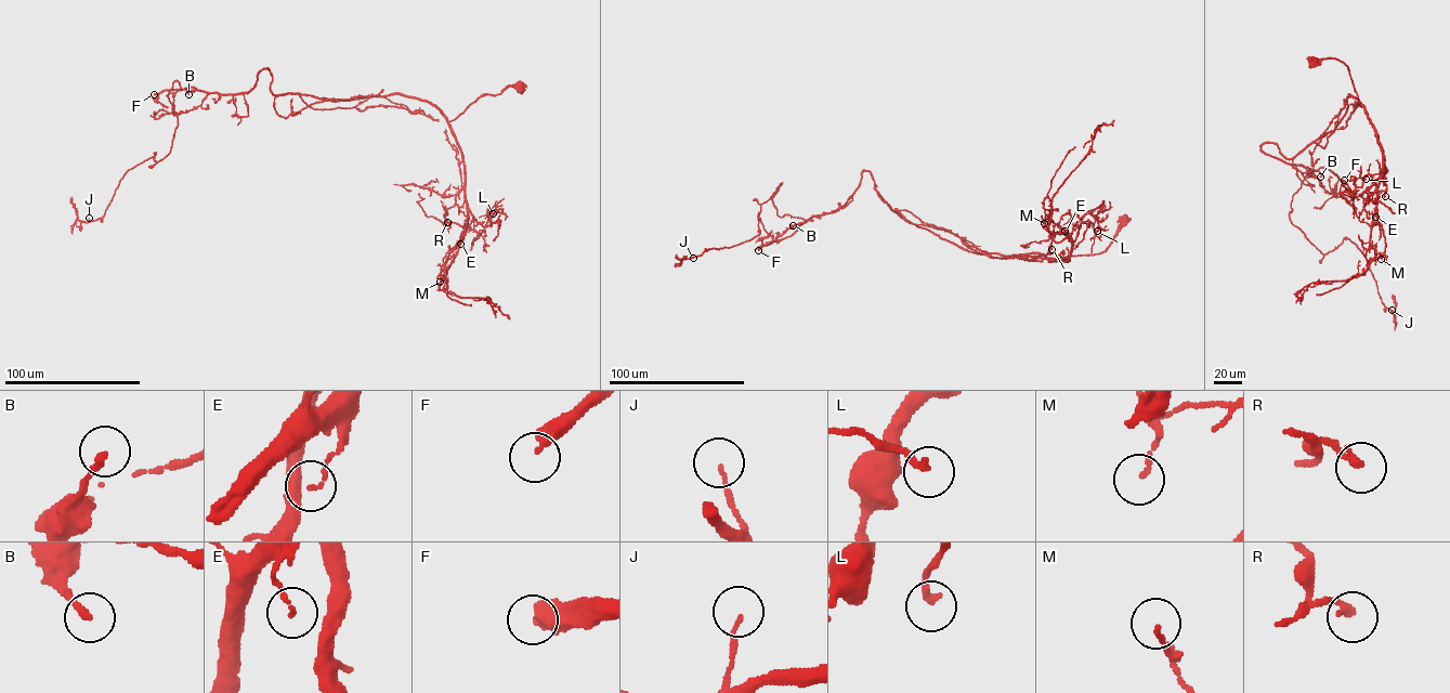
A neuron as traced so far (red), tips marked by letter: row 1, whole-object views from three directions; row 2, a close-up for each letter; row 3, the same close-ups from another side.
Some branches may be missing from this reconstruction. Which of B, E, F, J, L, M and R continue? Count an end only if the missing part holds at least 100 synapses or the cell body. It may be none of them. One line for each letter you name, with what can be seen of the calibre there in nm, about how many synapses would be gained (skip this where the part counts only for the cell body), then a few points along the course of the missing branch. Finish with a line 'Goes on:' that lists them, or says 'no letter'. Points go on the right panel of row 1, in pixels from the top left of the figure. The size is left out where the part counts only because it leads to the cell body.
F: Thickness 400 nm. Roughly 400 synapses. Course of what is missing: (1344, 180), (1347, 183), (1344, 197), (1358, 210), (1368, 249), (1395, 293)
Goes on: F

